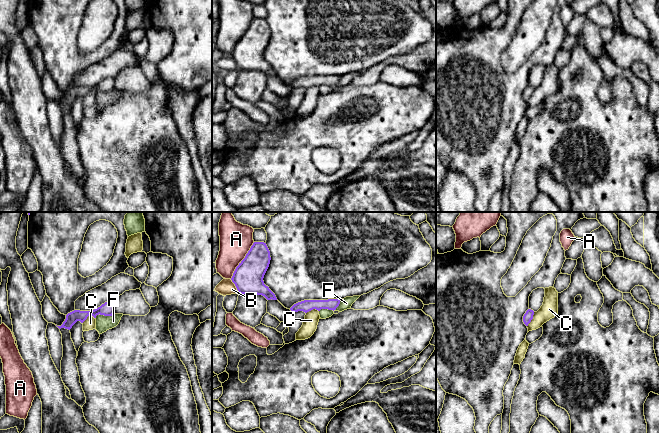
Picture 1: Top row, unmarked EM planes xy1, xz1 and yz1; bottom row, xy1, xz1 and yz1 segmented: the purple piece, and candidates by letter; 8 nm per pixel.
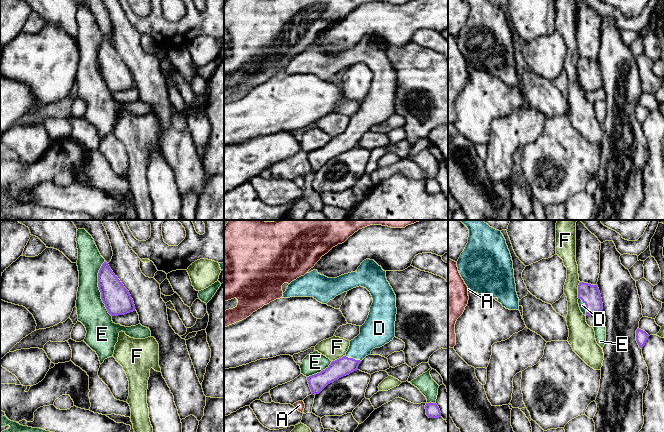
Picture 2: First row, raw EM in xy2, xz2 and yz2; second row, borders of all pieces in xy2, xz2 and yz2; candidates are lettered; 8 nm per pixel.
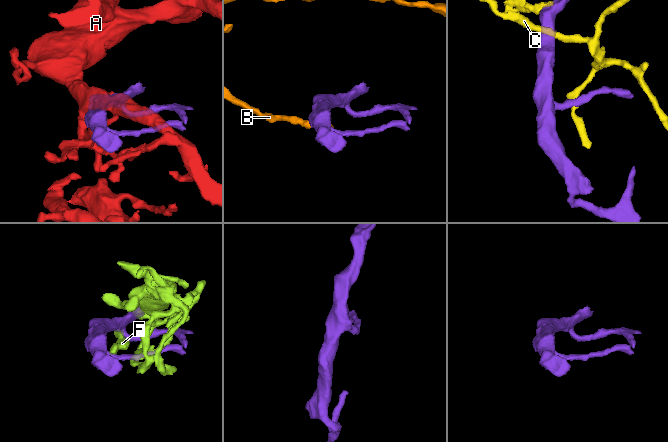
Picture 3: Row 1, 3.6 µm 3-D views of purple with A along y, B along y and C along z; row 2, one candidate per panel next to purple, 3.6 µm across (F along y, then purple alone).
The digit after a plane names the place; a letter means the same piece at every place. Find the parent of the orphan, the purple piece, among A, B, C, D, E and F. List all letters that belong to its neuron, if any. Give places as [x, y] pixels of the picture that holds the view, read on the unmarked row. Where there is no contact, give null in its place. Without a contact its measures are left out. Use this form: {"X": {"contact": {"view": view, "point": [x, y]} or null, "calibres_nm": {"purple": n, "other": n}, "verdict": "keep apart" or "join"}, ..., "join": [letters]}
{"A": {"contact": {"view": "xz1", "point": [242, 36]}, "calibres_nm": {"purple": 240, "other": 260}, "verdict": "keep apart"}, "B": {"contact": {"view": "xz1", "point": [235, 61]}, "calibres_nm": {"purple": 240, "other": 130}, "verdict": "keep apart"}, "C": {"contact": {"view": "yz1", "point": [532, 94]}, "calibres_nm": {"purple": 80, "other": 140}, "verdict": "keep apart"}, "D": {"contact": {"view": "yz2", "point": [586, 83]}, "calibres_nm": {"purple": 160, "other": 50}, "verdict": "join"}, "E": {"contact": {"view": "xy2", "point": [99, 65]}, "calibres_nm": {"purple": 220, "other": 240}, "verdict": "keep apart"}, "F": {"contact": {"view": "xz1", "point": [331, 85]}, "calibres_nm": {"purple": 100, "other": 90}, "verdict": "keep apart"}, "join": ["D"]}

